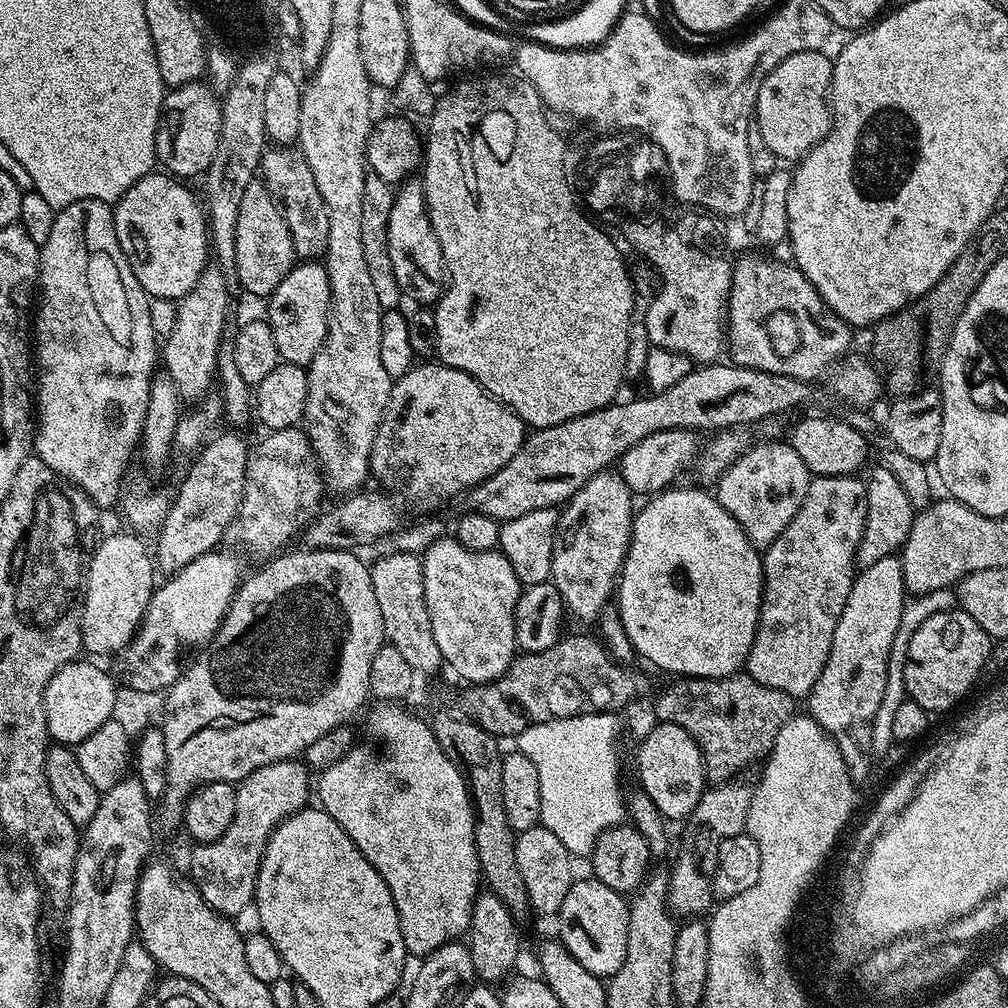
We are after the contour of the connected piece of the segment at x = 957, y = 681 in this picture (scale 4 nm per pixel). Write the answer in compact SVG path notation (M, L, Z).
M959 610L935 612L918 626L918 630L914 630L910 638L908 658L904 662L907 699L918 702L918 706L930 714L954 707L968 691L968 695L973 691L989 657L990 637L978 622L974 622L974 618L970 618L970 614Z

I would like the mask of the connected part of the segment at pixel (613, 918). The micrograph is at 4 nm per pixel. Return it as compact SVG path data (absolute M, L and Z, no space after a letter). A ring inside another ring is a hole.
M587 879L573 882L570 894L566 894L566 902L562 902L558 913L558 939L566 946L566 950L570 950L575 960L590 970L590 974L611 978L626 958L629 901L621 893L610 890L610 886L601 880Z

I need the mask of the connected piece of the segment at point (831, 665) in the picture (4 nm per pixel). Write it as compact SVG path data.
M899 555L884 556L874 562L874 566L859 569L846 598L846 606L838 618L838 626L834 626L830 658L826 658L826 666L818 682L814 682L814 690L806 697L807 715L813 716L822 730L832 735L832 741L838 746L848 772L856 782L861 782L868 776L868 760L872 756L872 723L874 714L878 714L878 706L882 703L882 693L886 690L888 655L894 642L894 634L898 634L898 622L902 622L902 610L906 603L904 594L906 587Z

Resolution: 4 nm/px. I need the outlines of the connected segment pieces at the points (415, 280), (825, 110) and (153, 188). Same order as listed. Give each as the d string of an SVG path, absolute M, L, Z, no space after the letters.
M409 178L395 189L394 206L390 210L390 226L388 227L388 249L390 250L390 266L394 266L394 278L398 278L398 286L405 297L408 296L420 306L432 306L444 295L446 287L446 269L442 246L438 242L438 234L434 234L434 226L428 217L428 207L424 204L424 186L419 179Z
M802 51L779 63L759 87L754 109L754 121L759 125L766 146L777 159L803 159L830 130L832 114L831 93L833 59L823 51Z
M153 170L138 178L120 200L115 201L116 237L134 270L134 278L155 299L179 302L198 282L200 275L210 264L210 233L206 223L206 212L196 201L196 196L187 188L187 183L164 170Z

